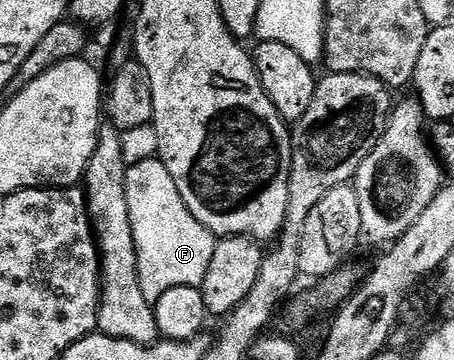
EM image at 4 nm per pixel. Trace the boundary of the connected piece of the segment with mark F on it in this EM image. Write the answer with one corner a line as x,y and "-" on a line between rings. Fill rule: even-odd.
155,156
140,160
140,164
135,166
127,166
126,195
128,216
132,220
132,240
136,240
136,260
144,300
153,304
160,300
160,296
164,296
164,292
172,292
172,288
201,287
204,276
208,276
208,264
212,264
216,236
204,224
200,224
192,212
188,212
188,204
184,204
184,196
180,196
180,188
176,188
176,180
172,180
161,158

